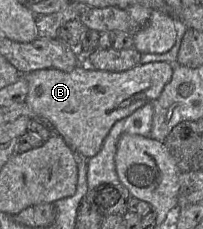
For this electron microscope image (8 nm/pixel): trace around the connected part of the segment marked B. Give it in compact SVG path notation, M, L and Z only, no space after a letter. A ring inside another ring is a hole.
M162 61L141 63L127 71L110 72L97 70L82 63L69 72L42 69L25 76L28 83L25 103L34 118L44 121L78 156L87 160L100 151L104 140L117 121L127 118L142 106L153 103L159 98L173 76L173 65Z

